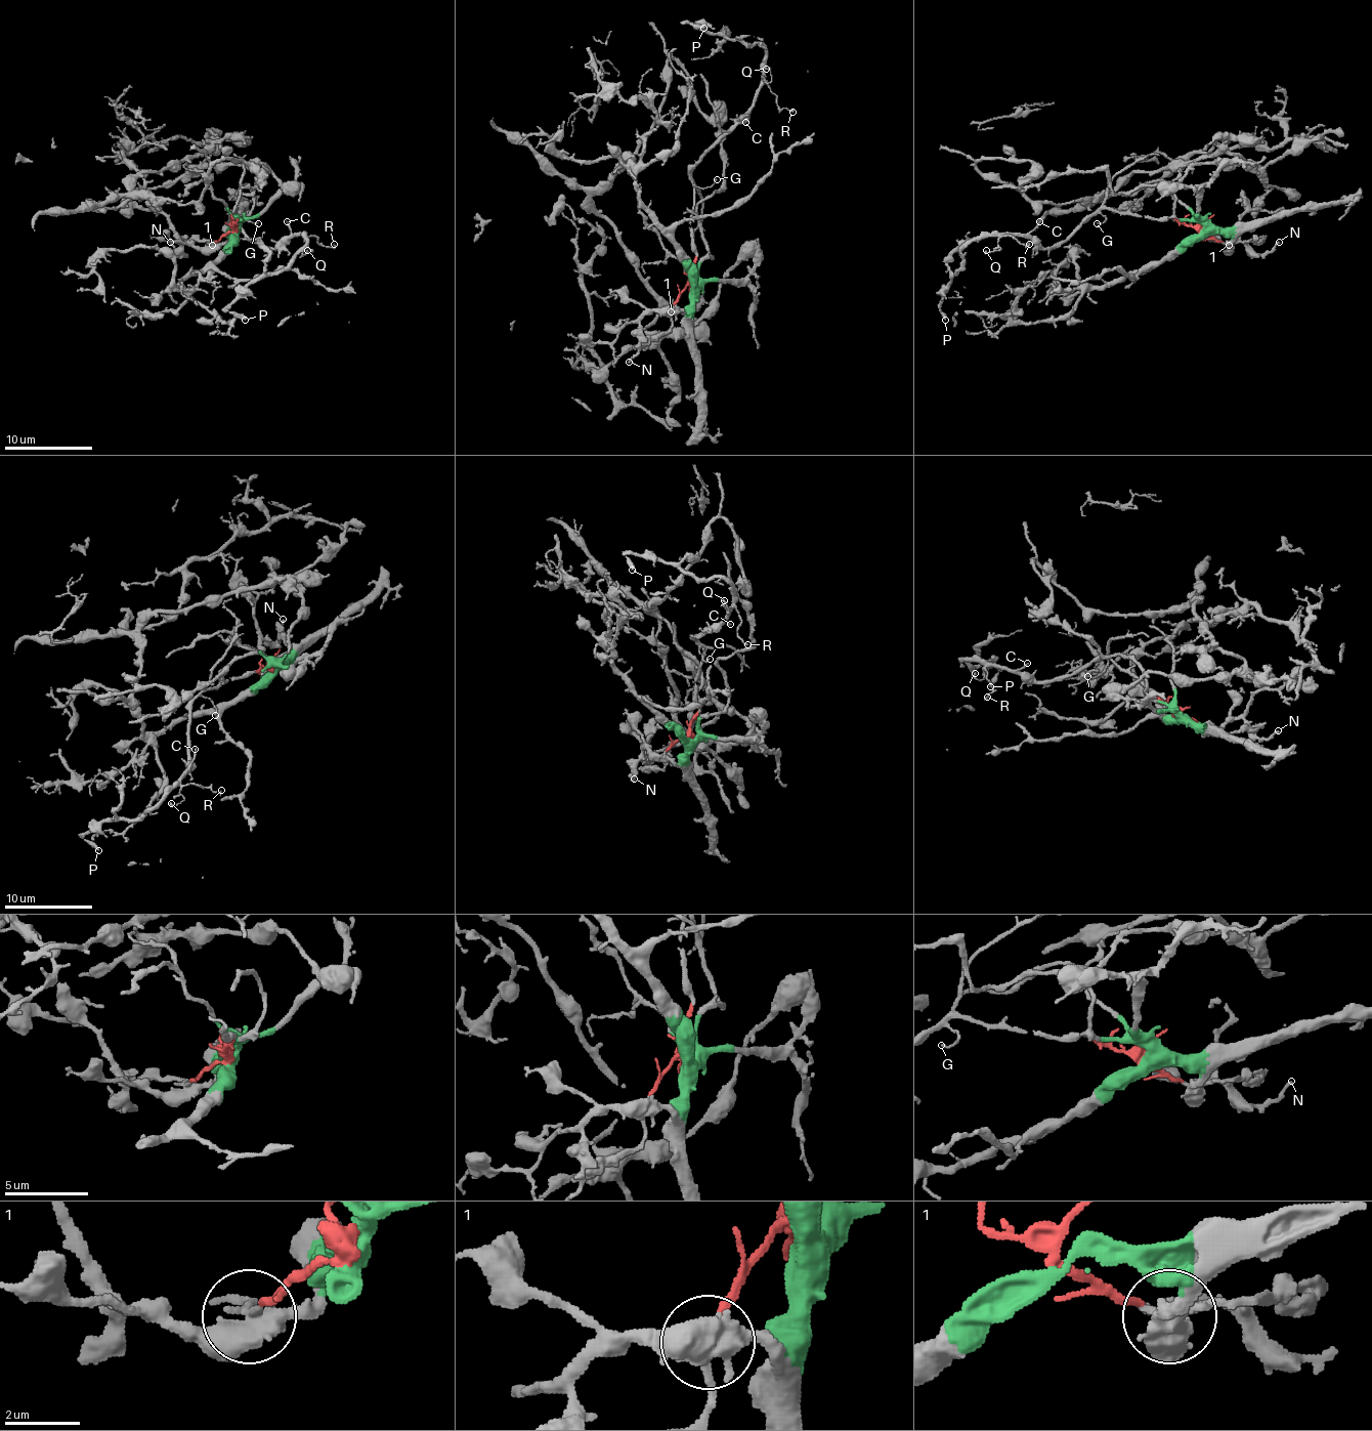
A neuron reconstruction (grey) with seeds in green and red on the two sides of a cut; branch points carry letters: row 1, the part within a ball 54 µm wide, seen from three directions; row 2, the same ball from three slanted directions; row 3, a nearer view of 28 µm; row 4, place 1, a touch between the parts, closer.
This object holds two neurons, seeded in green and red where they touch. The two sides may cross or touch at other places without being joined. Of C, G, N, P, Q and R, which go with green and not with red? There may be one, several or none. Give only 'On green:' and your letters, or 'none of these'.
On green: N

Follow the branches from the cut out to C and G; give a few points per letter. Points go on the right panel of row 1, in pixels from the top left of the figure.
C: (1202, 229), (1173, 219), (1150, 219), (1145, 214), (1097, 208), (1053, 248), (1044, 248), (1031, 235), (1040, 221)
G: (1202, 229), (1173, 219), (1150, 219), (1145, 214), (1104, 208), (1102, 212), (1106, 219), (1097, 223)

